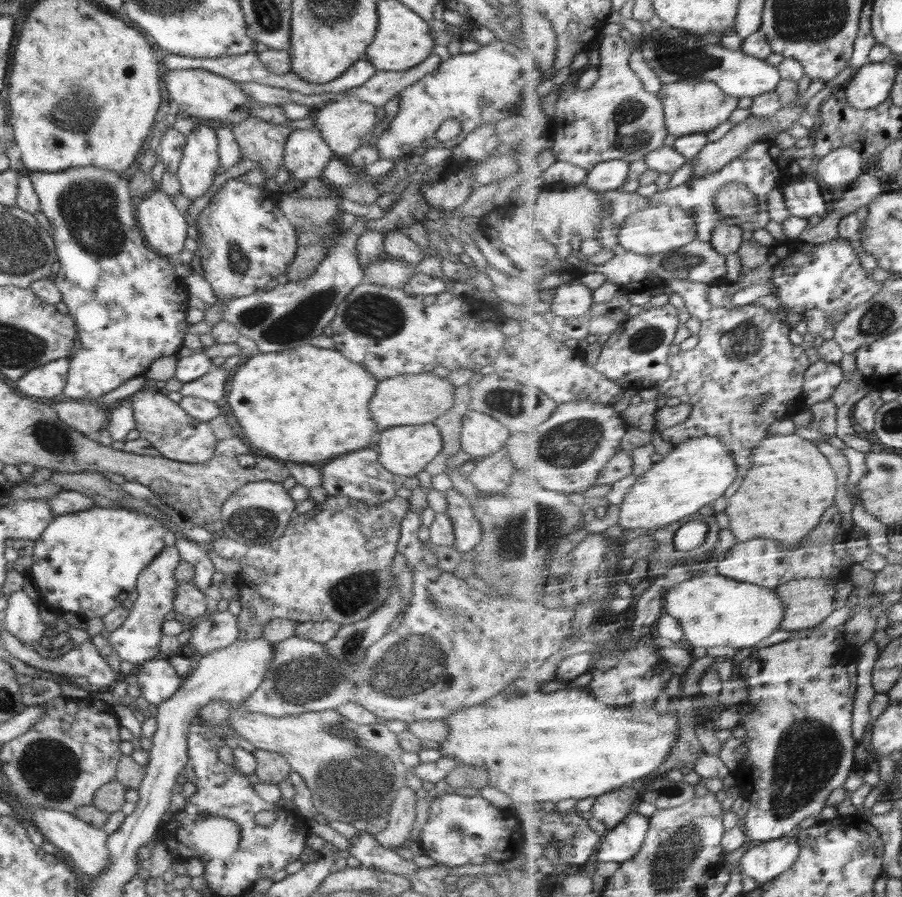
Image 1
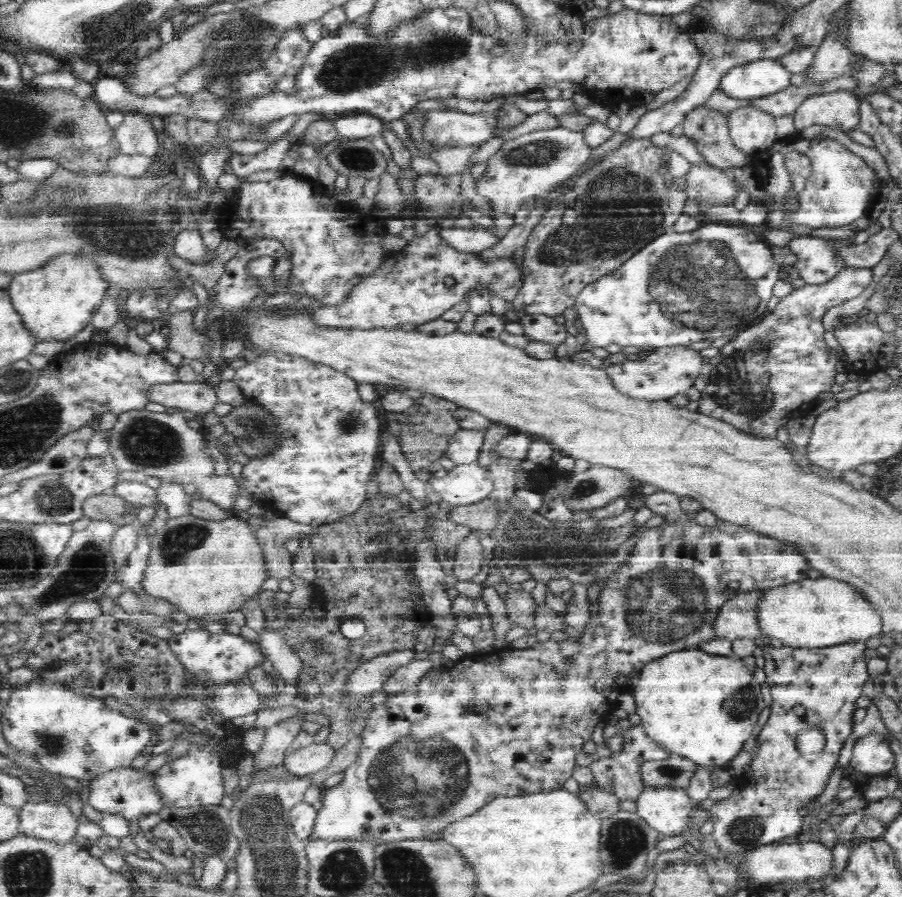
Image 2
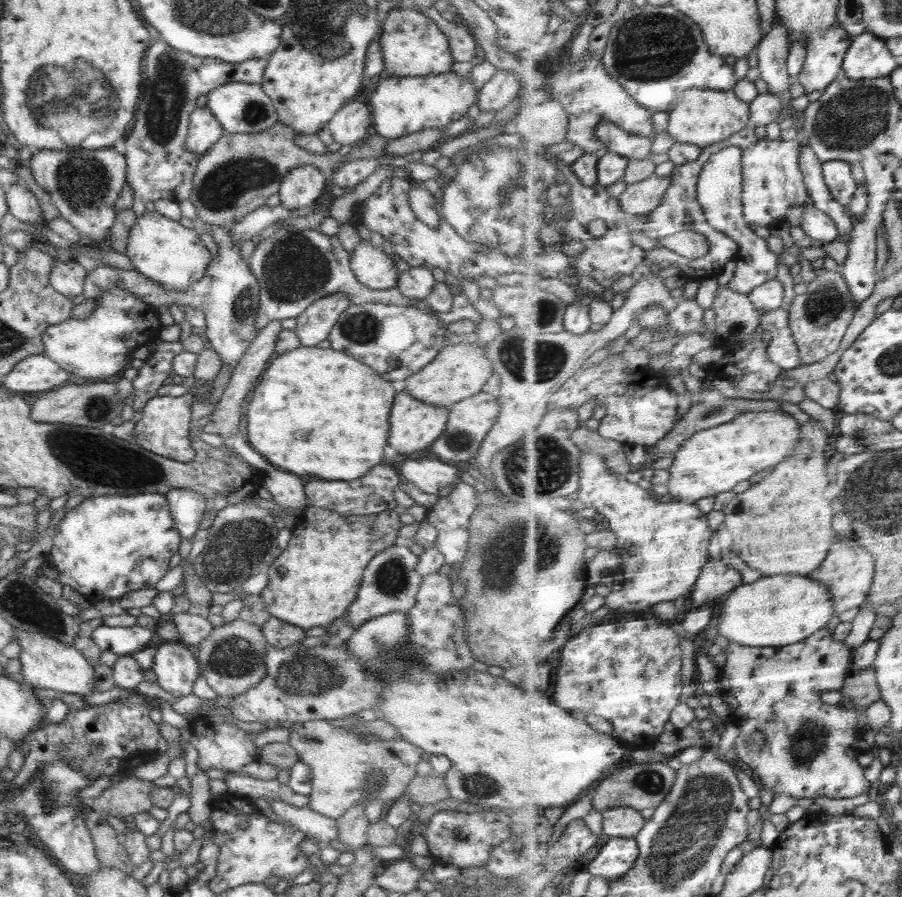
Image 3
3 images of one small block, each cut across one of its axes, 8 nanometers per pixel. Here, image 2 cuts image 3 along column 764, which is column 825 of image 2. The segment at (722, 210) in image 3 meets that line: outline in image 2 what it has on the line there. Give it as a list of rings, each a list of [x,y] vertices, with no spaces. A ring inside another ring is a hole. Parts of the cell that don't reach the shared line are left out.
[[[799,237],[789,242],[796,255],[795,267],[806,285],[823,285],[830,282],[847,266],[845,258],[839,254],[842,247],[854,245],[853,238],[847,240]]]

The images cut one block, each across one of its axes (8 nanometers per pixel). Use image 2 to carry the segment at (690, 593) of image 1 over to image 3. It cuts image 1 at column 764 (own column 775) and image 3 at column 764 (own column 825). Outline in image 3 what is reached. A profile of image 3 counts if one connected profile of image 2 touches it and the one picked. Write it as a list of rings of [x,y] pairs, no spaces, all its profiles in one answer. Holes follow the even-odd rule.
[[[808,575],[762,576],[753,583],[739,586],[723,601],[719,632],[729,640],[752,647],[795,645],[828,628],[830,620],[838,614],[835,598],[836,594],[828,584]]]

